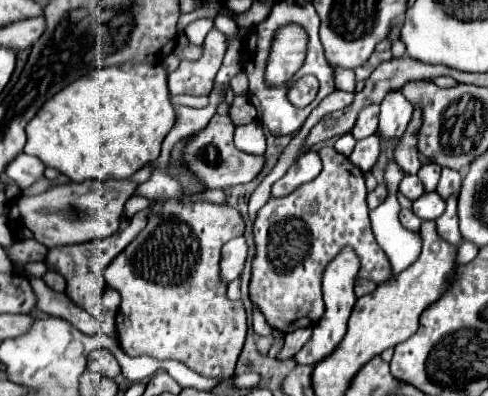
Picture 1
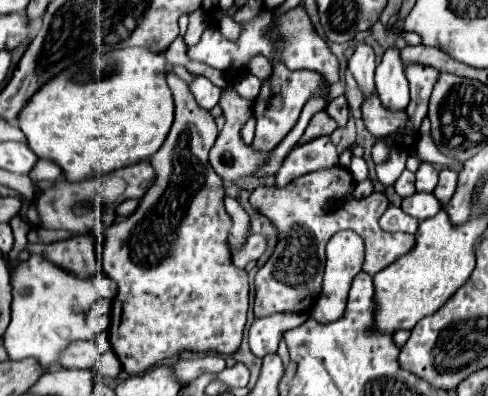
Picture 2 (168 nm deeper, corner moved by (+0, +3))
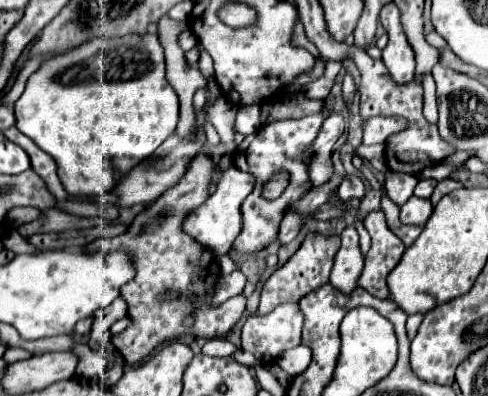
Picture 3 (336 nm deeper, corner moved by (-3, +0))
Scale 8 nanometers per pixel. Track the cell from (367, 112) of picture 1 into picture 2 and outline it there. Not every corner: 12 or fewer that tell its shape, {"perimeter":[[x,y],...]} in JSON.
{"perimeter":[[363,44],[347,66],[365,98],[375,94],[373,48]]}

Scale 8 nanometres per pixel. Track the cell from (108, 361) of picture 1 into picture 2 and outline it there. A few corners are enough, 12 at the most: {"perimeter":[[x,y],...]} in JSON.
{"perimeter":[[95,342],[65,350],[61,366],[93,368],[101,352]]}

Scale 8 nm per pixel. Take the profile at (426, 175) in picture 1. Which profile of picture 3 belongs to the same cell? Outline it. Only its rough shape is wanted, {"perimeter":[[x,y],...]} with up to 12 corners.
{"perimeter":[[420,179],[414,195],[428,199],[436,181]]}

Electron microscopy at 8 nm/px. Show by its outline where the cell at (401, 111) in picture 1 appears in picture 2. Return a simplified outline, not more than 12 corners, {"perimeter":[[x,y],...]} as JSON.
{"perimeter":[[397,48],[375,70],[377,96],[389,110],[409,104]]}

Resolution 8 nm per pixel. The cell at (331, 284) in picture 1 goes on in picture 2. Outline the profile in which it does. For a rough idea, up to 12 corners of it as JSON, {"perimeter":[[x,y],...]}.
{"perimeter":[[337,232],[327,244],[323,290],[311,318],[335,322],[363,266],[363,240]]}

